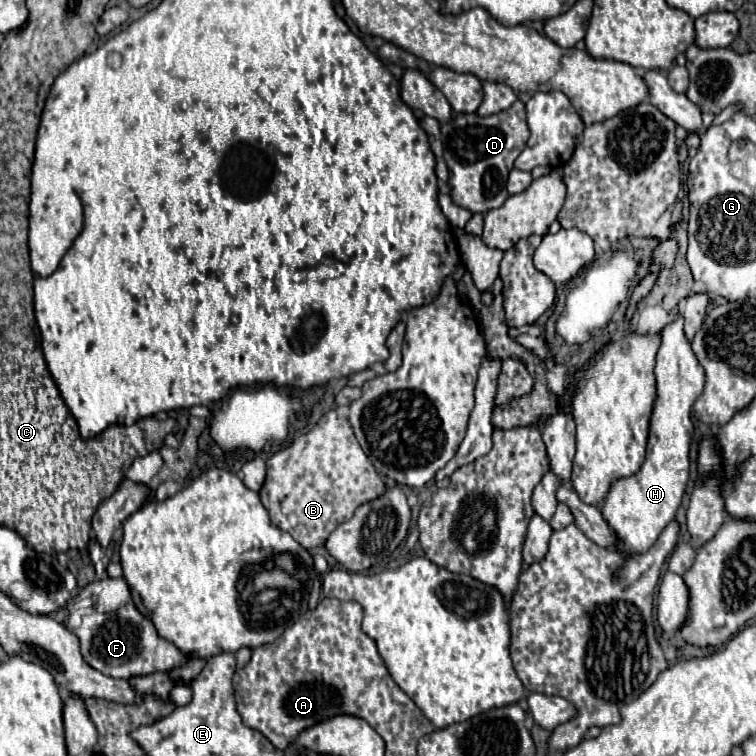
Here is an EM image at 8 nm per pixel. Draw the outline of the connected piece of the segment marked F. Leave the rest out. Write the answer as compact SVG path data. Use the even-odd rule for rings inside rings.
M133 598L127 600L121 608L113 612L93 612L89 616L83 616L83 624L73 630L81 642L81 654L85 656L85 662L99 670L101 674L109 674L113 678L131 678L131 676L147 676L153 672L165 672L185 666L187 656L179 652L173 644L159 638L157 628L149 618L145 618Z

